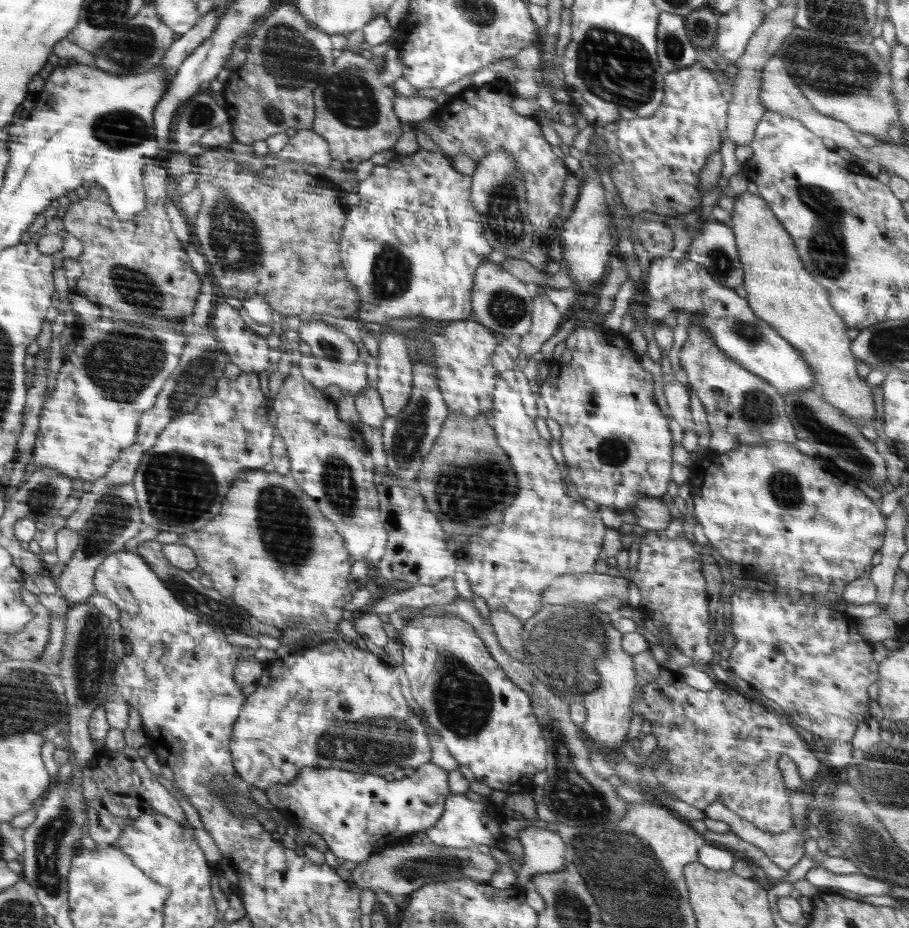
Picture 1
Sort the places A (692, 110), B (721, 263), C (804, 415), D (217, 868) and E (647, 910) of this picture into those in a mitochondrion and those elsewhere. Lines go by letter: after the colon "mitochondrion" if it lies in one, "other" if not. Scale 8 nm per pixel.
A: other
B: mitochondrion
C: mitochondrion
D: other
E: mitochondrion

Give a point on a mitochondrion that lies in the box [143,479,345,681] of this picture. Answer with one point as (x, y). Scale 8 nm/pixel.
(286, 533)

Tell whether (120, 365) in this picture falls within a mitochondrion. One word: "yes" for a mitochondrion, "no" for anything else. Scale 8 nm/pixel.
yes

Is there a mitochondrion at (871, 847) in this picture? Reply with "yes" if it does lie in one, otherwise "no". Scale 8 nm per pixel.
yes

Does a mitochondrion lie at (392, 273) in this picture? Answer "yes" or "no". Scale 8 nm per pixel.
yes

